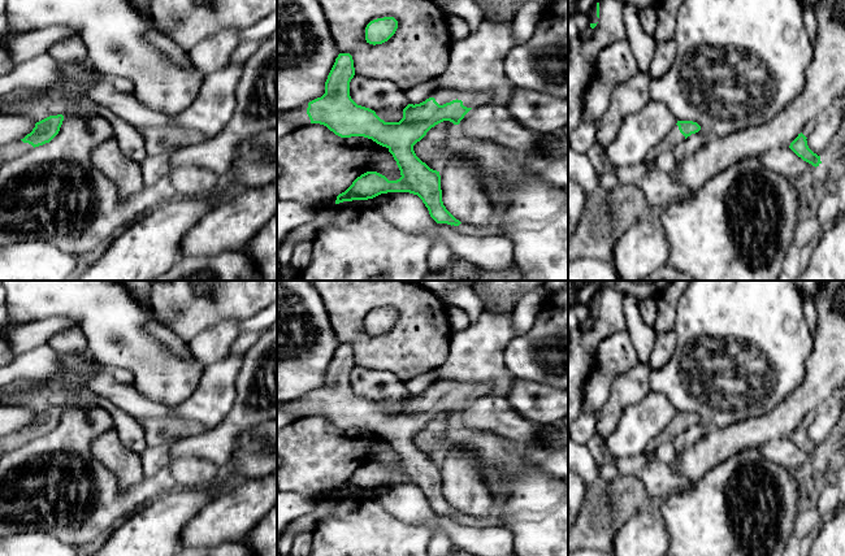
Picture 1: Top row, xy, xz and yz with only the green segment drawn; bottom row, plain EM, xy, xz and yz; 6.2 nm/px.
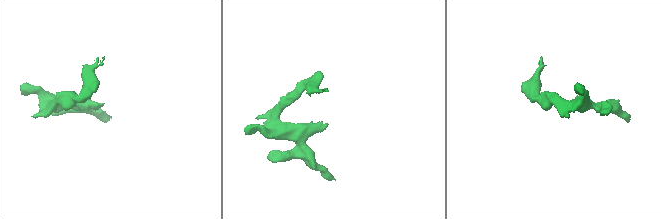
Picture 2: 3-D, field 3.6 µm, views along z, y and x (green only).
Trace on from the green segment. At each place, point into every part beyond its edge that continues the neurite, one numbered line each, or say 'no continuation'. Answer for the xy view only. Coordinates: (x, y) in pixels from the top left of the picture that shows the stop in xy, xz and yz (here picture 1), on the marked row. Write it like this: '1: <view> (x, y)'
1: xy (17, 148)

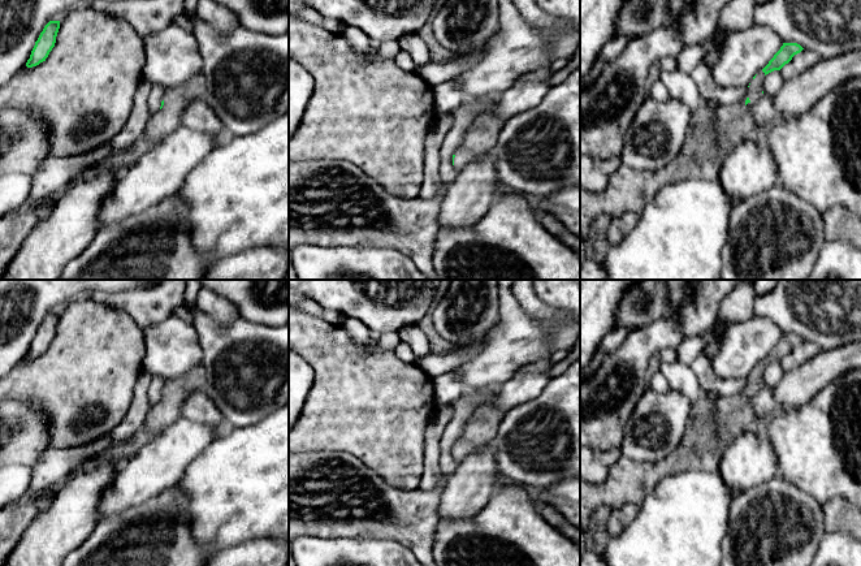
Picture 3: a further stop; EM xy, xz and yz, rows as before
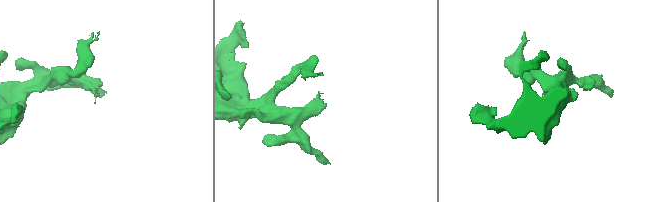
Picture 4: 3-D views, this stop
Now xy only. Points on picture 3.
1: xy (176, 99)

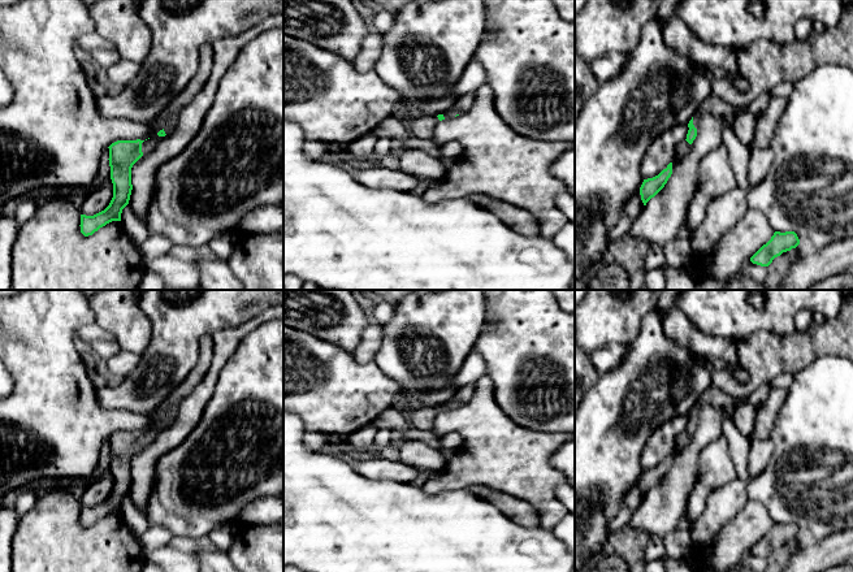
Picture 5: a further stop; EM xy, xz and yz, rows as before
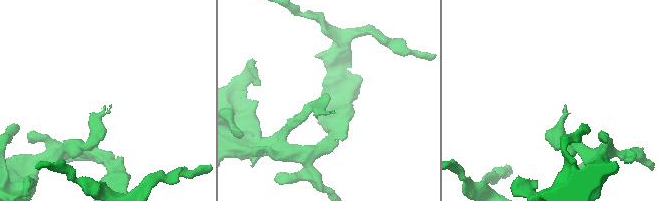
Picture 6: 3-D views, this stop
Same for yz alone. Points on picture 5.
1: yz (711, 104)

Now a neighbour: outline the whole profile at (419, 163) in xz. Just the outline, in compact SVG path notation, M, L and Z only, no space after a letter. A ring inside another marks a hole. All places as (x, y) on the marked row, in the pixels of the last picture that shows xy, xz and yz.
M419 148L402 151L399 169L417 178L428 178L432 182L441 179L447 173L437 153Z

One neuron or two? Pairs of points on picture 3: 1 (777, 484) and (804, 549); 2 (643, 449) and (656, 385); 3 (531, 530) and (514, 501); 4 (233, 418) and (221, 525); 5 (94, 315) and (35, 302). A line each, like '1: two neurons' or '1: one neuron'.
1: one neuron
2: two neurons
3: one neuron
4: two neurons
5: two neurons

